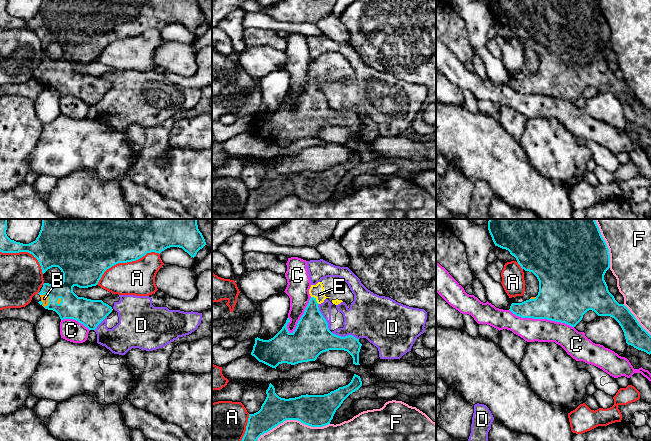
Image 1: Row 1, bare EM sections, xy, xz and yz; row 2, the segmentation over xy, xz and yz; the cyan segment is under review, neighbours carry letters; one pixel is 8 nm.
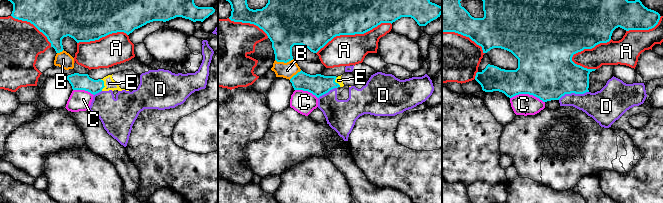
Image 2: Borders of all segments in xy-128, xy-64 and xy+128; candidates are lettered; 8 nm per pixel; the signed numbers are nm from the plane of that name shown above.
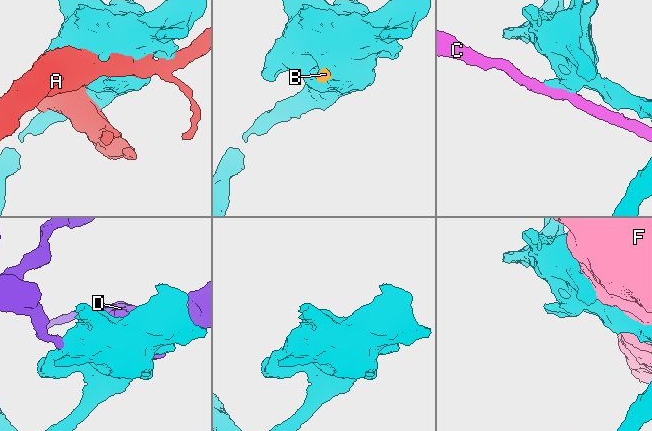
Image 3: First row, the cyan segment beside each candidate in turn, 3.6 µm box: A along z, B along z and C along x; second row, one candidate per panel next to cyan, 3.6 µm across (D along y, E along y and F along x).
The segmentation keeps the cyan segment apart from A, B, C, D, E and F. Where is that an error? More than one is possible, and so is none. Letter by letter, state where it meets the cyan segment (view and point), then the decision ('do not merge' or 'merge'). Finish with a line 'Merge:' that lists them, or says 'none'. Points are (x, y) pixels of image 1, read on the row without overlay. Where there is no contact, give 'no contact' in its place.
A: xy (125, 38) | do not merge
B: xy (49, 76) | merge
C: yz (541, 94) | do not merge
D: xz (345, 112) | do not merge
E: xz (315, 75) | merge
F: xz (291, 195) | do not merge
Merge: B, E

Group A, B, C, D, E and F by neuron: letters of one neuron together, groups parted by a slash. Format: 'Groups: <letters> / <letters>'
Groups: A / B E / C / D / F

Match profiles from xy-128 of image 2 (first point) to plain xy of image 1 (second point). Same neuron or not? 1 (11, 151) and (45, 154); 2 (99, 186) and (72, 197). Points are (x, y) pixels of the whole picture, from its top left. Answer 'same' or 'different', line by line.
1: same
2: same

